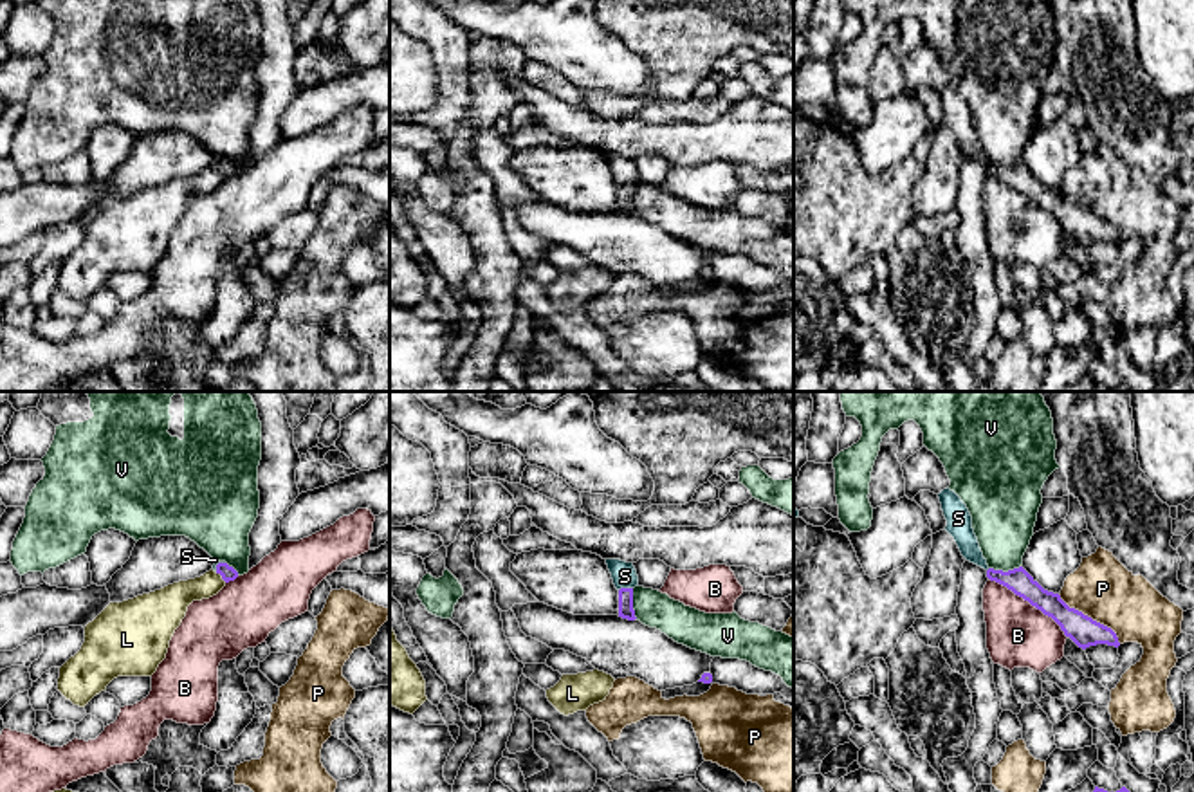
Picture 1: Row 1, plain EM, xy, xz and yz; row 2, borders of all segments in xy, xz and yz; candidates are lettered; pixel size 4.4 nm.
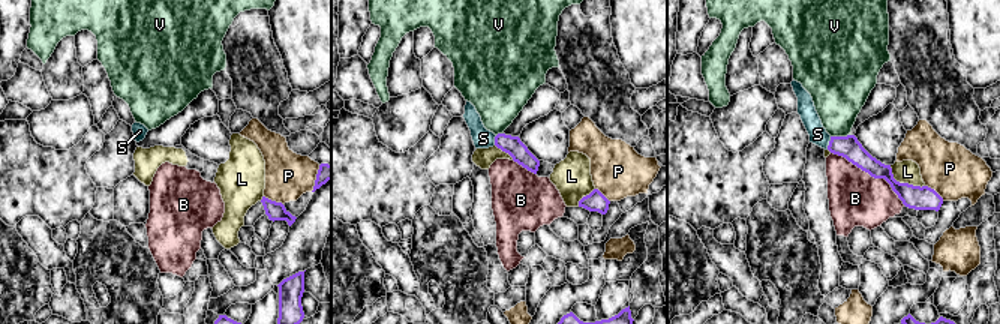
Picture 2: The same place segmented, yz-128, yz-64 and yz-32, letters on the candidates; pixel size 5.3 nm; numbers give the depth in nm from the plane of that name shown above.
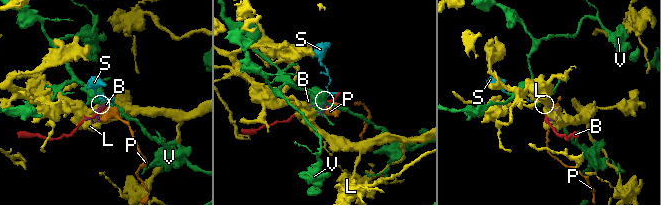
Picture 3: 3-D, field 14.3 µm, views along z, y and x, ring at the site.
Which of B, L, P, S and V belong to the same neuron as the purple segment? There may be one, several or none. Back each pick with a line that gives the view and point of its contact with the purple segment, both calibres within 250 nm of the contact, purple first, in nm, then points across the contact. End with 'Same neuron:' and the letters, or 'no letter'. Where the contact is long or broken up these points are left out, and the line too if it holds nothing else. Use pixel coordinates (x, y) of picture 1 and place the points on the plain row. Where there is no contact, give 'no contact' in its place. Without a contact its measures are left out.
S: xz (624, 184) | 70/110 nm | across xz (626, 206), (624, 184), (624, 172)
Same neuron: S

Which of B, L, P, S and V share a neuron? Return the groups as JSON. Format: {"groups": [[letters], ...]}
{"groups": [["B"], ["L"], ["P"], ["S"], ["V"]]}

